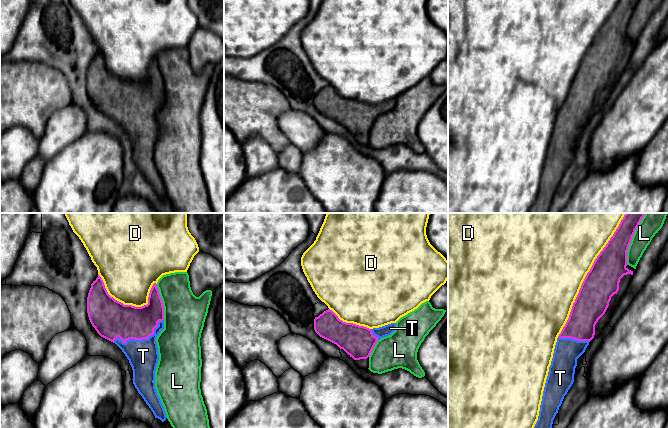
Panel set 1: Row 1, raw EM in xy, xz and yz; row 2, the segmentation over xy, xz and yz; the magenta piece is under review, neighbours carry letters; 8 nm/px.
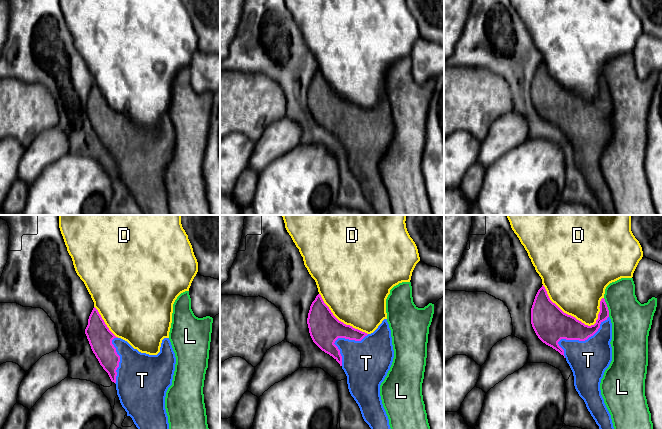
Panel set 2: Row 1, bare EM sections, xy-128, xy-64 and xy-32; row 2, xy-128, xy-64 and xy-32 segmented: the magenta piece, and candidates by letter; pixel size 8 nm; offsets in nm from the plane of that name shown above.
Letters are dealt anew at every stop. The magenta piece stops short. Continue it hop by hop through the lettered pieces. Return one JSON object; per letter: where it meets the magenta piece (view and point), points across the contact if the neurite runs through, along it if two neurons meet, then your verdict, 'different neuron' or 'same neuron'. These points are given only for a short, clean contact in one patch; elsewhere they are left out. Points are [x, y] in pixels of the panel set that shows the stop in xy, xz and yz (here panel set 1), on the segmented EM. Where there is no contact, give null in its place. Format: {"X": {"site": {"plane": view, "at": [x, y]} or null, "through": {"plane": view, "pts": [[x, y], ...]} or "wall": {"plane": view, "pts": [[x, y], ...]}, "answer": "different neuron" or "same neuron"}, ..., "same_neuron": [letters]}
{"D": {"site": {"plane": "yz", "at": [586, 275]}, "answer": "different neuron"}, "L": {"site": {"plane": "yz", "at": [631, 239]}, "answer": "different neuron"}, "T": {"site": {"plane": "xy", "at": [140, 339]}, "answer": "same neuron"}, "same_neuron": ["T"]}

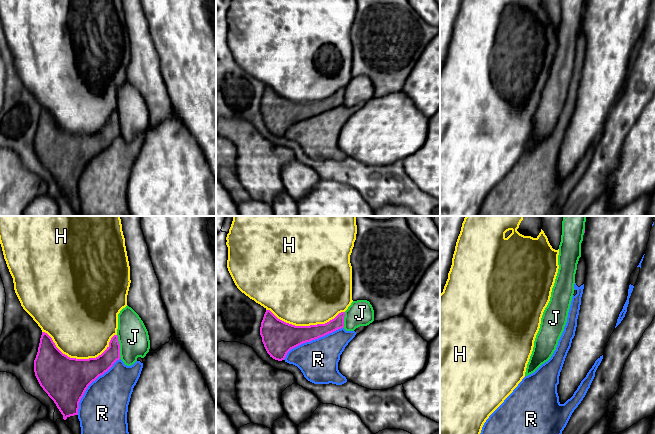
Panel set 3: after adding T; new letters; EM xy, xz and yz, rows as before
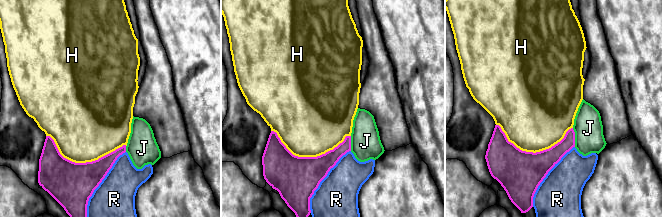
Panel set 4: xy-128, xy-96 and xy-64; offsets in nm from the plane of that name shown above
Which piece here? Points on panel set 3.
{"H": {"site": {"plane": "xy", "at": [80, 359]}, "answer": "different neuron"}, "J": {"site": {"plane": "xy", "at": [119, 347]}, "answer": "different neuron"}, "R": {"site": {"plane": "xz", "at": [311, 340]}, "answer": "different neuron"}, "same_neuron": []}

